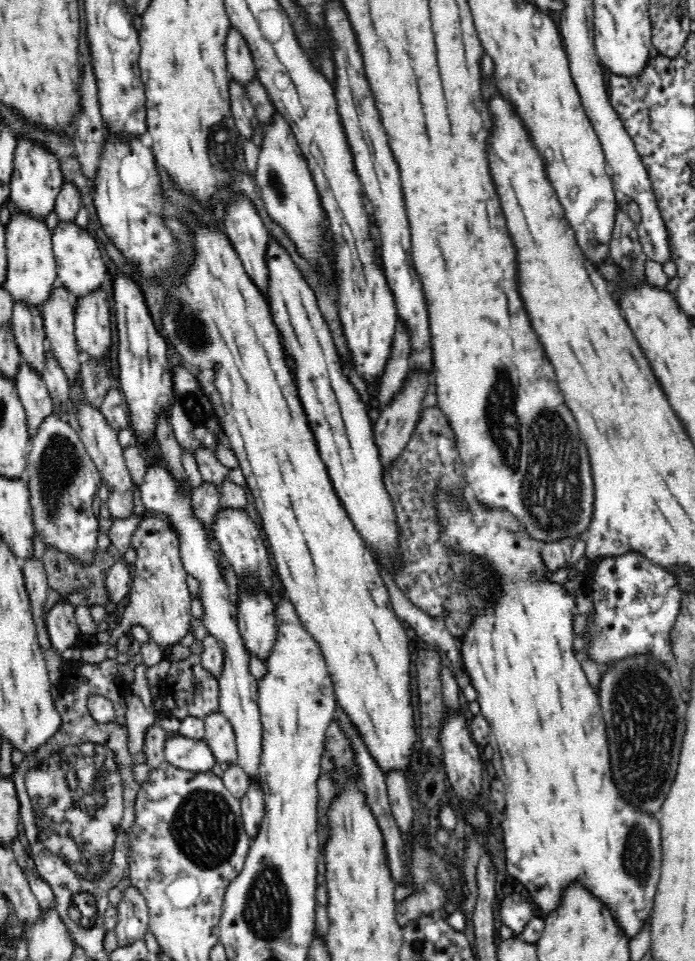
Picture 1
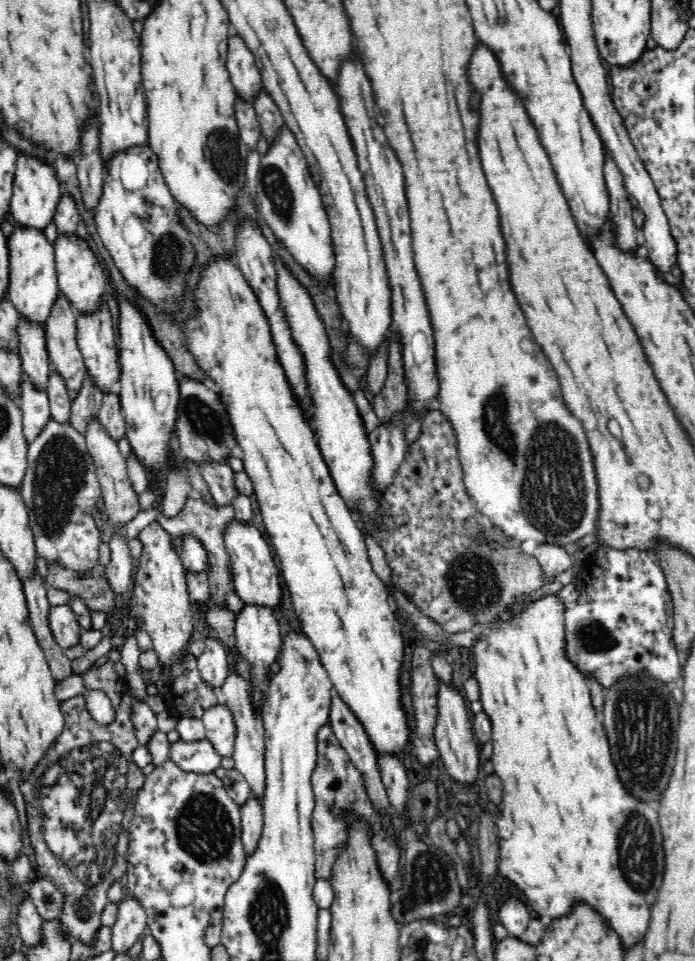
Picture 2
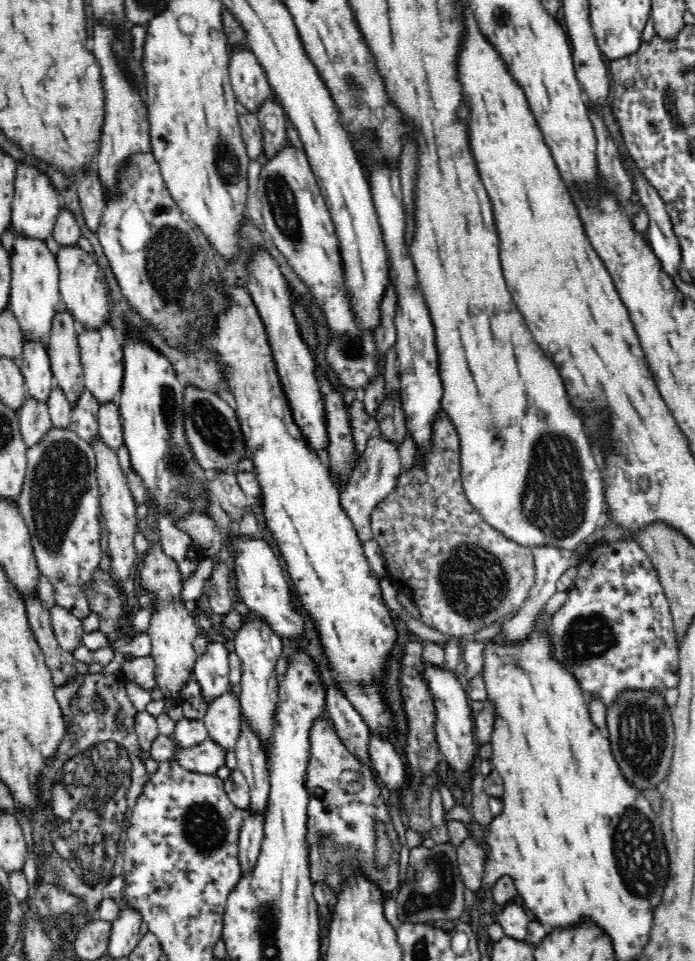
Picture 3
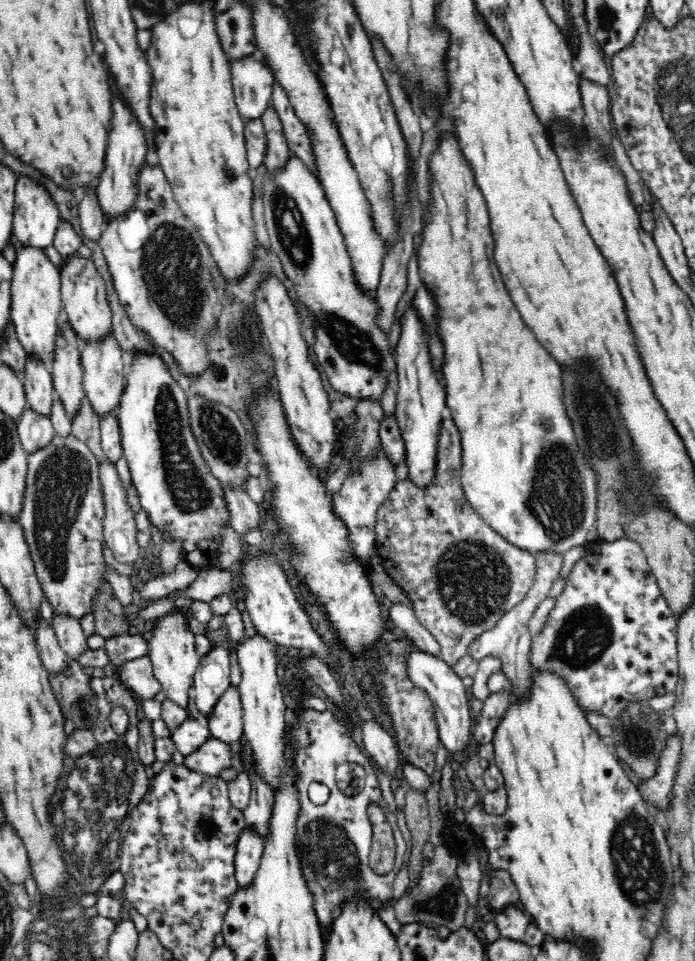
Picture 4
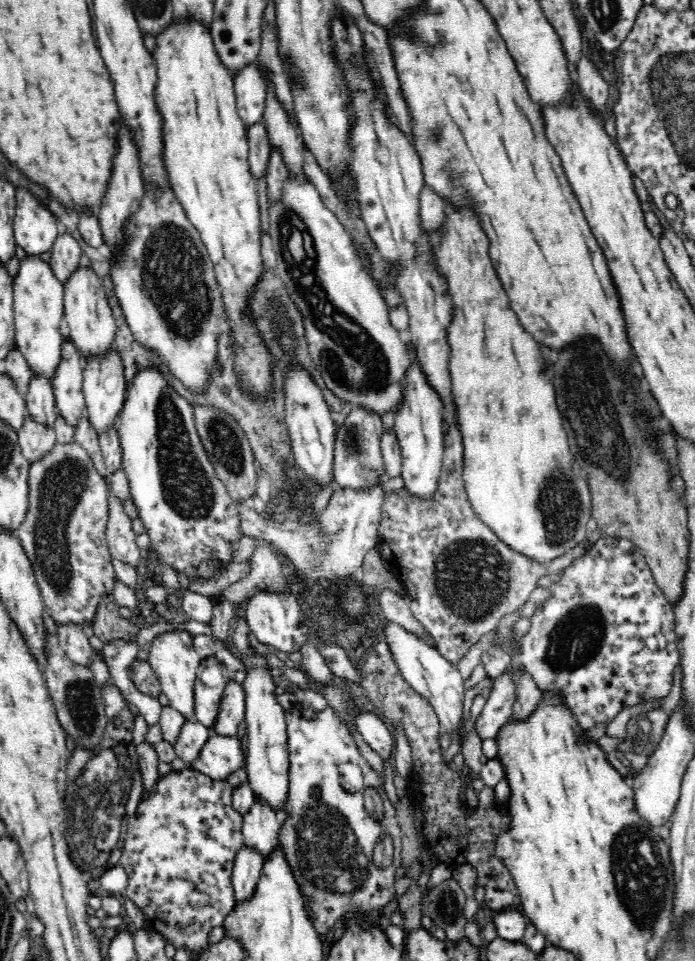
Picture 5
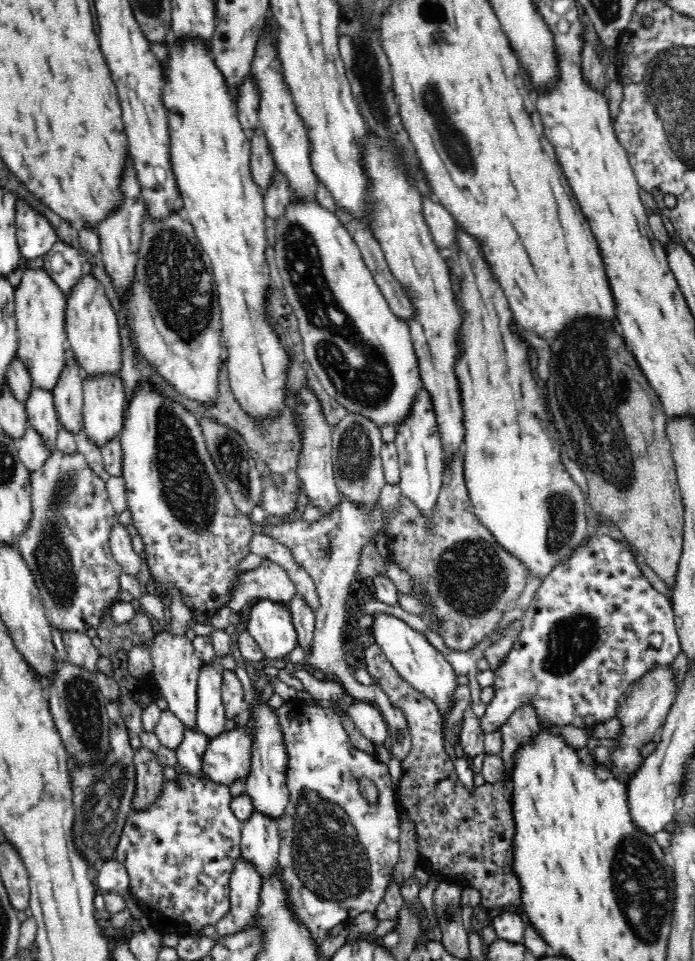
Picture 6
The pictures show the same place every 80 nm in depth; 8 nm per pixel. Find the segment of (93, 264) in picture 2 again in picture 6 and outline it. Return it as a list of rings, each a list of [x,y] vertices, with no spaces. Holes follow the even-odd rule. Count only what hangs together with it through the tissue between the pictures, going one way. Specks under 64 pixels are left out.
[[[84,274],[67,297],[65,308],[67,345],[83,378],[101,379],[102,376],[120,376],[122,370],[122,335],[118,313],[105,288],[93,274]]]

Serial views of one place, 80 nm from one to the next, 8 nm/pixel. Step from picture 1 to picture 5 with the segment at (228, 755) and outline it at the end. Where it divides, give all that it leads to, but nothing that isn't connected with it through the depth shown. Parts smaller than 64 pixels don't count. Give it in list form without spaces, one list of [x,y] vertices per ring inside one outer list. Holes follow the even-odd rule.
[[[230,679],[227,683],[220,704],[220,716],[213,732],[234,736],[245,716],[246,694],[243,684],[238,684],[234,679]]]

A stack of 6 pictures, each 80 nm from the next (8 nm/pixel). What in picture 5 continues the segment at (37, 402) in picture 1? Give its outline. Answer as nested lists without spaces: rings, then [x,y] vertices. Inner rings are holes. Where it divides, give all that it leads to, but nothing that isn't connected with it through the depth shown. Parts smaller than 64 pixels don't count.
[[[30,416],[17,436],[22,457],[31,465],[44,460],[55,448],[55,431],[40,426],[40,423],[32,421]]]

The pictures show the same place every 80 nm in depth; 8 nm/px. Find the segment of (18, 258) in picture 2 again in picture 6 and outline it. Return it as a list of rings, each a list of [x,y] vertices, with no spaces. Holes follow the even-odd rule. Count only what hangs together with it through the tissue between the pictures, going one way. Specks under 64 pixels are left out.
[[[26,268],[15,288],[15,317],[18,323],[17,358],[30,373],[33,390],[53,392],[68,359],[65,308],[67,297],[42,268]]]

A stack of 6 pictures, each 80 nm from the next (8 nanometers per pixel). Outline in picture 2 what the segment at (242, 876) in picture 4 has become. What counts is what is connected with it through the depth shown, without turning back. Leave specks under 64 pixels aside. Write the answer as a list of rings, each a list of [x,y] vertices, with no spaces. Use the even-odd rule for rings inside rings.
[[[248,798],[241,806],[241,841],[245,858],[248,859],[258,848],[263,830],[263,808],[259,800]]]

